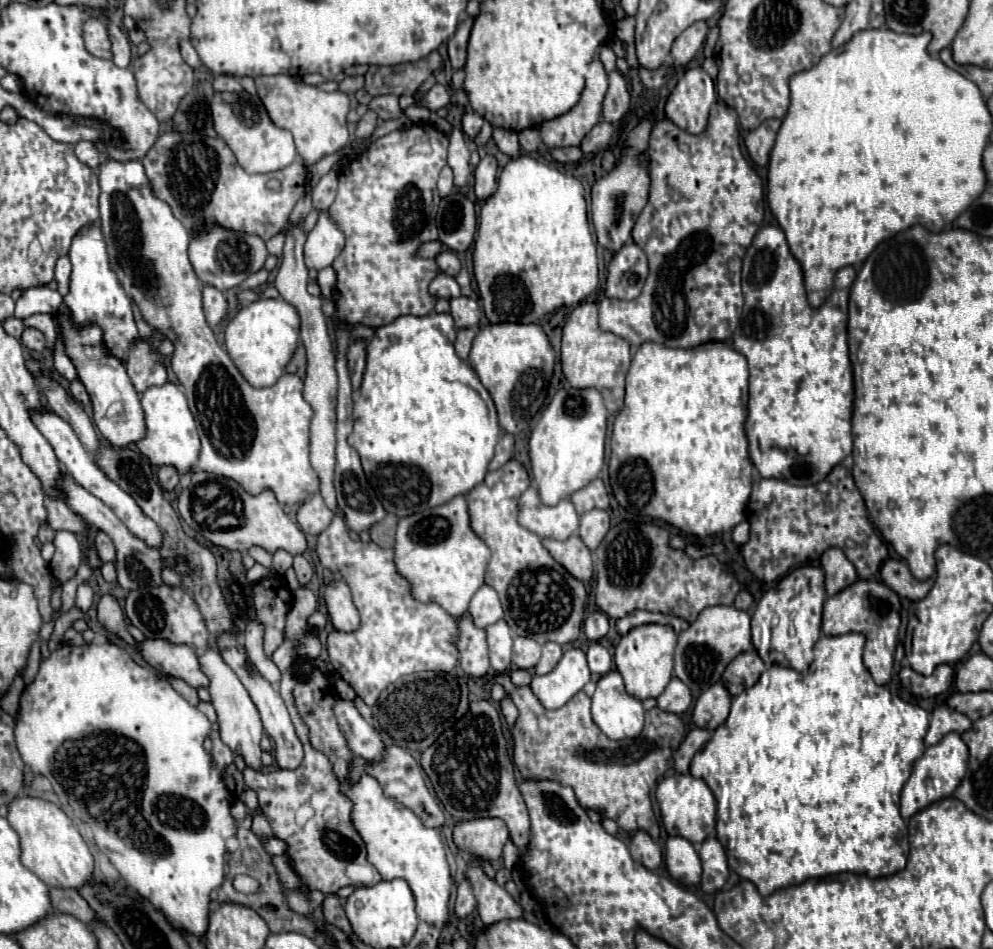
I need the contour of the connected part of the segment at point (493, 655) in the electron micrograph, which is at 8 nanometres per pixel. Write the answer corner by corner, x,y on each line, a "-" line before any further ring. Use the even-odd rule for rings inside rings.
497,621
489,625
487,631
487,645
489,645
489,661
491,667
497,673
505,673
511,665
511,645
513,645
513,633
505,625
505,621

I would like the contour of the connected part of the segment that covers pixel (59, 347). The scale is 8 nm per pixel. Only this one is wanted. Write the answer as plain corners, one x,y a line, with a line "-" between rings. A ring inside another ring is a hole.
55,321
55,331
57,331
57,341
55,341
55,351
53,351
55,369
57,369
67,381
73,381
73,379
77,377
77,369
75,369
71,357
69,357
67,351
65,351
65,343
63,343
63,325
61,325
61,321

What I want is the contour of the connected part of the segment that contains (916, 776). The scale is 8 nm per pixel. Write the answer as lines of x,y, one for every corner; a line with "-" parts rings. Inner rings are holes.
947,733
937,745
927,747
923,757
915,763
913,773
901,791
901,817
907,821
909,817
913,817
917,811
929,807
931,803
951,797
953,791
959,787
961,779
965,777
967,759
969,759
969,749
957,733

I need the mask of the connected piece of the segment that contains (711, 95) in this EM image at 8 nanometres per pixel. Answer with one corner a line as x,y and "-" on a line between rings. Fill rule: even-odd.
687,69
665,103
665,117
687,133
701,133
707,125
709,109
717,101
713,79
701,69

